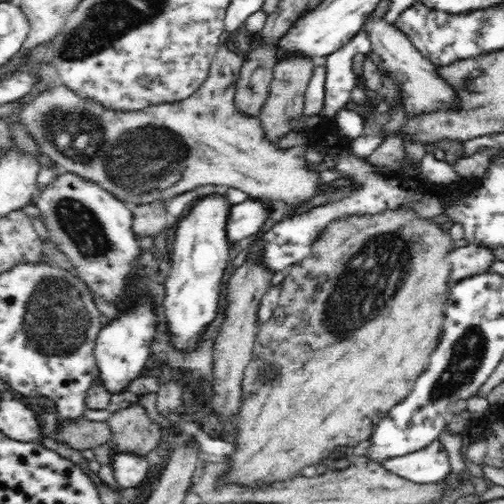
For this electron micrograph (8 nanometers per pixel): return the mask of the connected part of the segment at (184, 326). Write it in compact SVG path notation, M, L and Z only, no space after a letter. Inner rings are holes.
M222 189L209 197L195 200L177 220L176 240L173 241L172 266L166 276L166 294L162 315L170 333L171 345L182 352L198 348L202 332L217 317L222 294L222 277L230 260L230 244L224 233L224 220L232 204Z

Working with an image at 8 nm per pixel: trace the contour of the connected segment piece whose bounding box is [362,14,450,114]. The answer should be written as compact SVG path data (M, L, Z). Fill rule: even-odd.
M376 14L364 19L362 30L368 35L371 50L384 61L386 68L402 85L402 94L406 94L406 106L418 114L418 110L434 110L434 106L442 106L442 102L450 102L450 90L446 90L446 82L434 74L434 64L428 62L417 46L406 37L397 26L388 24L388 19Z

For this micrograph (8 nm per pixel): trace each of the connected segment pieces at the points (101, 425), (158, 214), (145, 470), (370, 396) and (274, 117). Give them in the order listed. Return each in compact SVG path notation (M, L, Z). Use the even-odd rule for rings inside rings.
M86 419L66 424L56 433L57 440L80 451L88 450L88 448L94 450L100 444L108 443L112 438L112 431L107 422L92 422L92 420Z
M156 200L152 204L140 204L136 206L132 219L132 231L138 234L138 237L152 237L156 233L164 231L172 221L166 211L165 200Z
M118 452L110 457L110 466L118 486L122 488L142 486L150 476L150 464L145 456Z
M404 206L399 210L386 210L362 217L350 216L331 222L322 230L318 240L314 240L312 251L305 260L288 268L288 274L281 284L283 289L278 307L274 310L273 317L258 328L253 356L243 374L238 414L234 414L233 420L224 430L223 437L230 442L230 454L212 458L223 461L223 470L219 471L219 478L215 479L216 488L220 490L221 486L232 484L242 485L243 488L260 489L300 476L300 472L306 466L314 466L320 460L328 458L338 446L353 448L357 443L370 438L388 410L411 390L412 381L427 366L431 351L439 341L439 330L444 319L442 300L447 298L448 288L451 287L450 282L452 282L450 281L451 266L445 260L445 256L447 251L468 244L458 238L452 228L434 220L417 218L416 215L421 211Z
M301 54L286 56L274 66L269 93L258 116L266 133L266 139L270 140L270 143L278 146L280 140L293 131L292 121L303 113L305 92L314 67L313 59Z

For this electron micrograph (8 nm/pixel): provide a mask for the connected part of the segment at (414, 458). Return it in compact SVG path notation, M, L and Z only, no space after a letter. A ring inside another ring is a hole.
M438 439L433 440L425 449L388 457L381 465L386 470L418 484L440 482L452 474L448 453Z

